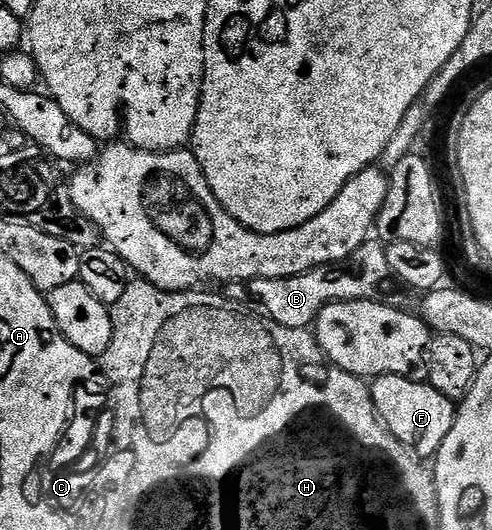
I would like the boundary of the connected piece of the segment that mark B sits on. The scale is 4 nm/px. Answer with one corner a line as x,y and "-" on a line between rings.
368,241
362,243
352,255
345,257
336,263
321,265
304,275
297,277
273,277
272,279
253,279
244,286
242,283
226,284
225,291
232,304
239,305
243,298
248,295
259,308
265,312
266,318
277,321
289,329
307,329
314,324
315,318
325,309
325,305
330,303
340,303
341,301
361,301
362,299
375,299
378,296
379,286
389,279
389,261
387,260
387,248
382,242

